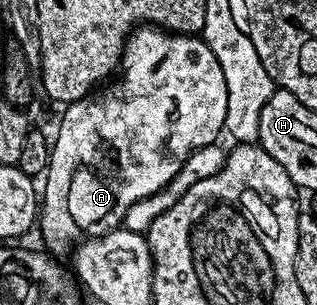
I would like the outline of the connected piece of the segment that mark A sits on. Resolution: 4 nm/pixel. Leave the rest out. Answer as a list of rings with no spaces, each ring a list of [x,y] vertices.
[[[139,27],[130,34],[126,41],[126,50],[122,53],[122,64],[120,76],[113,82],[107,93],[95,92],[81,101],[72,101],[65,106],[62,113],[62,122],[58,125],[58,134],[52,137],[50,146],[50,162],[47,164],[44,174],[46,190],[40,193],[40,229],[42,225],[42,237],[46,240],[45,248],[51,254],[58,253],[65,247],[66,241],[79,242],[81,239],[93,239],[110,233],[119,228],[125,219],[125,213],[138,200],[144,200],[154,193],[161,192],[170,180],[180,171],[182,164],[198,148],[217,142],[223,136],[226,128],[226,108],[228,107],[228,91],[224,83],[226,70],[218,61],[217,52],[202,42],[203,38],[189,33],[171,33],[157,27]]]

